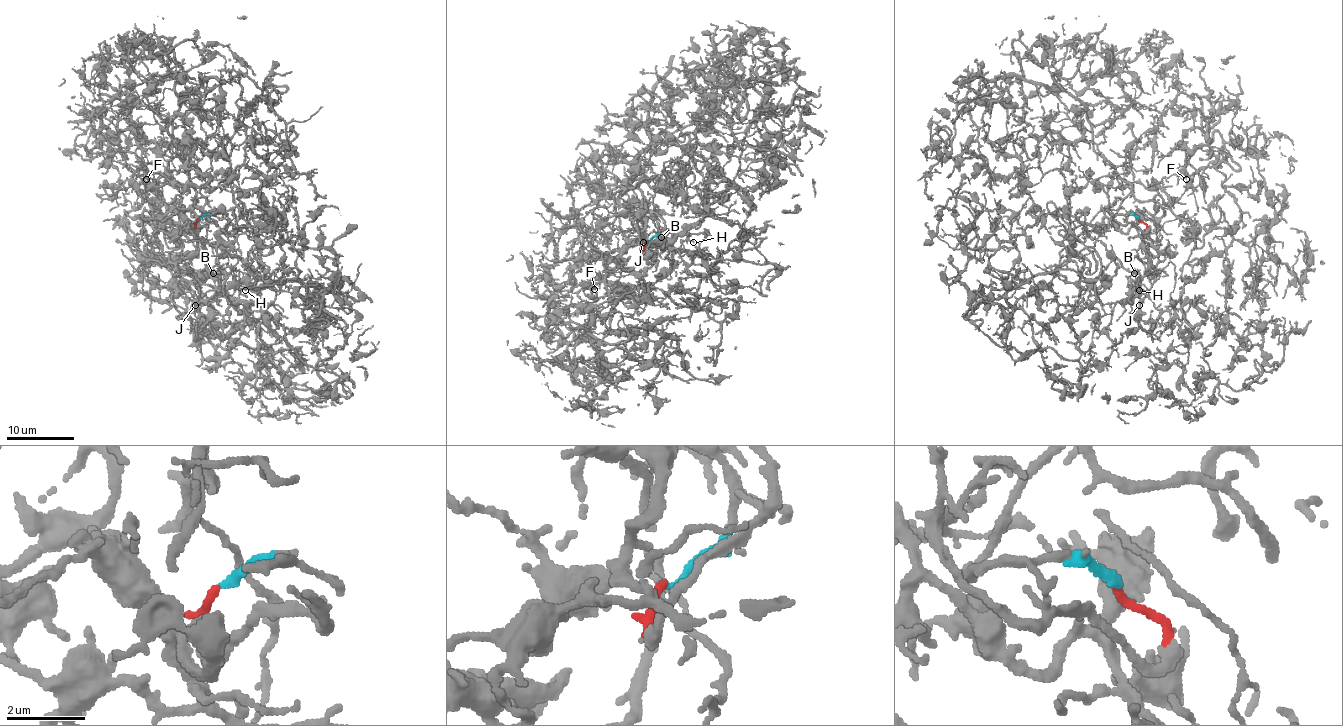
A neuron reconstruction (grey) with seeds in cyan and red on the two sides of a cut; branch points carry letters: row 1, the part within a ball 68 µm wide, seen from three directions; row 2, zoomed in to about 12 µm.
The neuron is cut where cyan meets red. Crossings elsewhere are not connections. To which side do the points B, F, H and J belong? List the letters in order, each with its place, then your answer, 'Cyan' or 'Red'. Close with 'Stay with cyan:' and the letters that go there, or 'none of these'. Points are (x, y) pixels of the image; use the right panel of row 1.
B: Place: (1134, 273). Red
F: Place: (1186, 179). Cyan
H: Place: (1139, 290). Red
J: Place: (1139, 305). Red
Stay with cyan: F

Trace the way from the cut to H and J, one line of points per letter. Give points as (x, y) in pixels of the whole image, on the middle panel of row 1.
H: (647, 241), (643, 250), (645, 243), (654, 260), (654, 251), (662, 243), (679, 250), (684, 241), (694, 243)
J: (647, 241), (643, 250), (645, 243), (655, 261), (654, 251), (665, 243), (660, 248), (643, 241)

